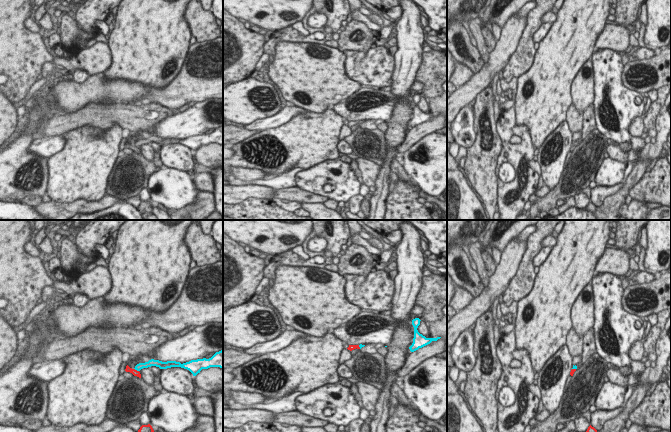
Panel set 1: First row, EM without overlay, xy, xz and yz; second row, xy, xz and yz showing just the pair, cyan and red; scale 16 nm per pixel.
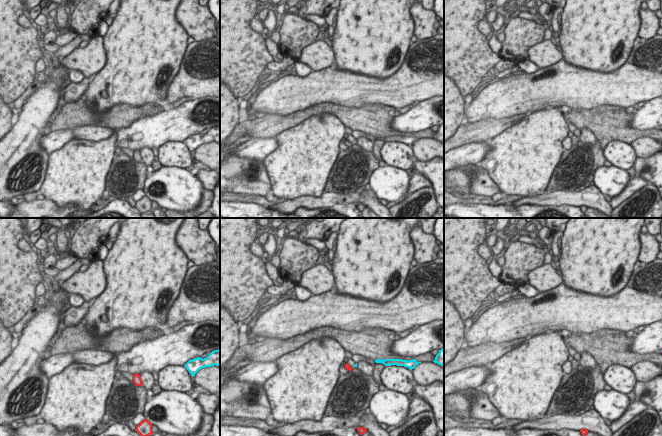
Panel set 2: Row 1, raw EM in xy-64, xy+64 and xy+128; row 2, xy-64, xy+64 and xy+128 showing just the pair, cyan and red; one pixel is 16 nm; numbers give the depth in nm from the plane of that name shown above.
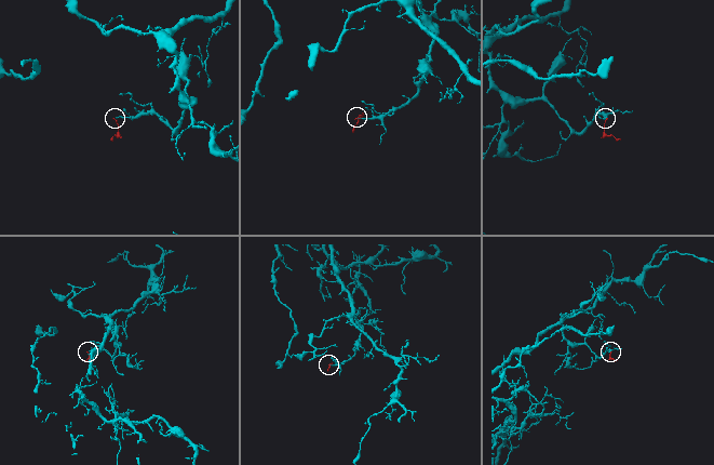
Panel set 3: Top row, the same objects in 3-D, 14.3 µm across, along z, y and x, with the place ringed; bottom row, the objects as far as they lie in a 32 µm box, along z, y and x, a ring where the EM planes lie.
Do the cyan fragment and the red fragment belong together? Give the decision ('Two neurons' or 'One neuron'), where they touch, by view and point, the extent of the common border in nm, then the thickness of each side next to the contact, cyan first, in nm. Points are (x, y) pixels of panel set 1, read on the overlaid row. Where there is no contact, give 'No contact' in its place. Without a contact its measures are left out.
Two neurons. Touches cyan at xy (136, 369). Shared border 100 nm. Thickness 120 nm (cyan) against 100 nm

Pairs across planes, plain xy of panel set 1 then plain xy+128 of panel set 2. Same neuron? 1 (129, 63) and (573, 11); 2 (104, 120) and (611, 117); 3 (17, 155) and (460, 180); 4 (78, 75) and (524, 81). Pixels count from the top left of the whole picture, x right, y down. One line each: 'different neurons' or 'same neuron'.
1: same neuron
2: same neuron
3: different neurons
4: different neurons

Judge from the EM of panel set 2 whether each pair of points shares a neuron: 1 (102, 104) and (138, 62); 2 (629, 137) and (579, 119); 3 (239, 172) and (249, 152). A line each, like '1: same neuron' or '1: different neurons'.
1: same neuron
2: same neuron
3: different neurons

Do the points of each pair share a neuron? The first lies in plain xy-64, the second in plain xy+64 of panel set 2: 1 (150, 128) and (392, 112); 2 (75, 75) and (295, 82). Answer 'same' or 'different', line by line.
1: different
2: different

